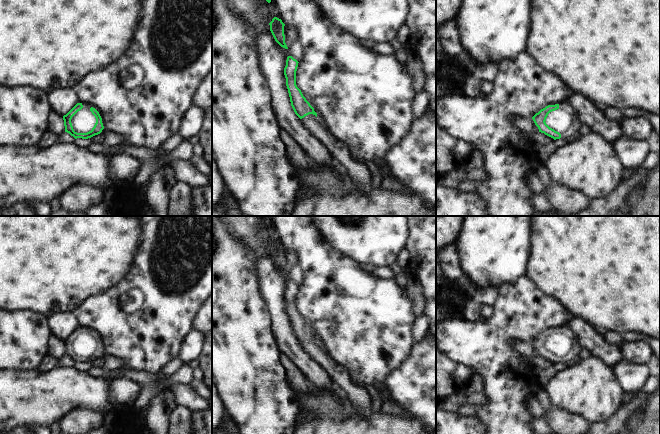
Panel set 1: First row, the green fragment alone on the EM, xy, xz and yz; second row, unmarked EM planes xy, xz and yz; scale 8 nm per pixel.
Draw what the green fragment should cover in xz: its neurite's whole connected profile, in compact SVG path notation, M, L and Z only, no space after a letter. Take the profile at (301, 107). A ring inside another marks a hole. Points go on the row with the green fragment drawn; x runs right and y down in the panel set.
M288 56L284 68L286 86L295 114L301 119L303 126L326 148L332 159L339 162L346 169L346 175L357 186L358 190L363 194L367 194L372 182L368 167L354 160L346 144L335 139L326 131L323 123L317 117L314 108L296 85L298 63L299 62L292 56Z

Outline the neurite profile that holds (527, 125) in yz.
M516 118L515 125L521 131L527 134L535 134L539 132L532 118Z

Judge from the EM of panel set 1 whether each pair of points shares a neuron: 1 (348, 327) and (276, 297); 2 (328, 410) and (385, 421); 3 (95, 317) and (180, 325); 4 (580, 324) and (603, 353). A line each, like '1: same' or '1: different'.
1: different
2: same
3: same
4: same

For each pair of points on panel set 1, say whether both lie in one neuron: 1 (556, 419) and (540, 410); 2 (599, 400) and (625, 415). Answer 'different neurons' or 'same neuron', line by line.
1: different neurons
2: different neurons

